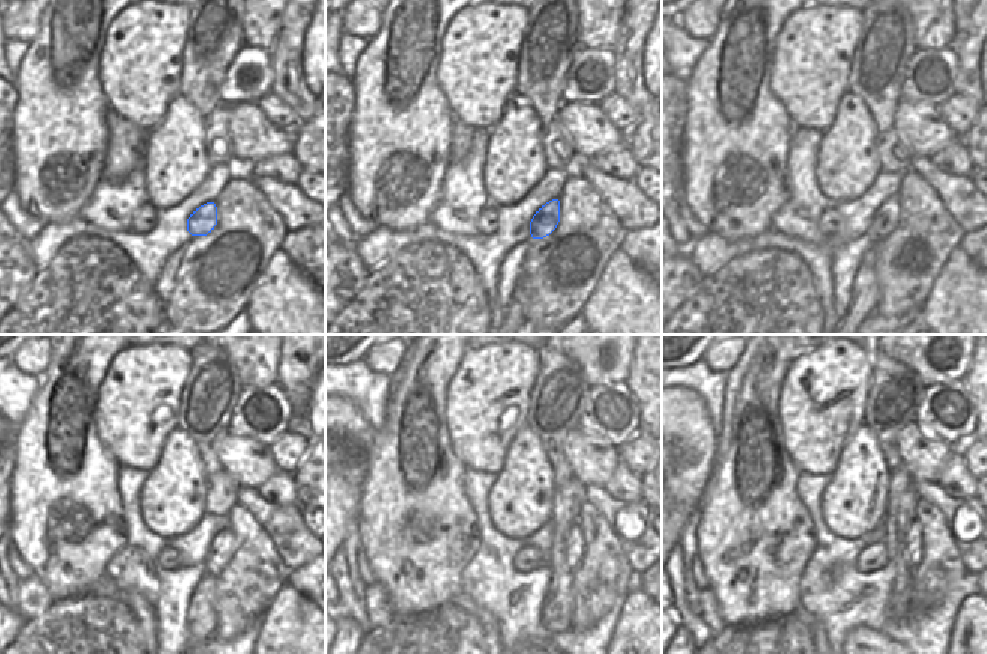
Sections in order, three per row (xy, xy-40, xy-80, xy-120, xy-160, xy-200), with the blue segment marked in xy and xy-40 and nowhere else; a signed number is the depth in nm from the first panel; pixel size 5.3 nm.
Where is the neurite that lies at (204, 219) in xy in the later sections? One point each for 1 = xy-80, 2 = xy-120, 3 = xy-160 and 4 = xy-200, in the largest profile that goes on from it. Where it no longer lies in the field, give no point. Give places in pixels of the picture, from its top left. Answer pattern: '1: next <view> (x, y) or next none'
1: next xy-80 (885, 219)
2: next xy-120 (222, 548)
3: next xy-160 (575, 542)
4: next xy-200 (914, 539)

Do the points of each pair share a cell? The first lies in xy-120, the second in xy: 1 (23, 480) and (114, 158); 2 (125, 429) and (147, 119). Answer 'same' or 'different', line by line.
1: different
2: same

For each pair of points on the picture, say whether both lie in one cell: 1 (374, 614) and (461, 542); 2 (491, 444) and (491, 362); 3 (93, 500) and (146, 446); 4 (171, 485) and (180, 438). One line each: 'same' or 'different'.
1: different
2: same
3: different
4: same

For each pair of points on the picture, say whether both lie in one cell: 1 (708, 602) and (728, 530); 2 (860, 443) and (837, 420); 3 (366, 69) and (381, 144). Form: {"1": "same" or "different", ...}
{"1": "different", "2": "different", "3": "same"}

